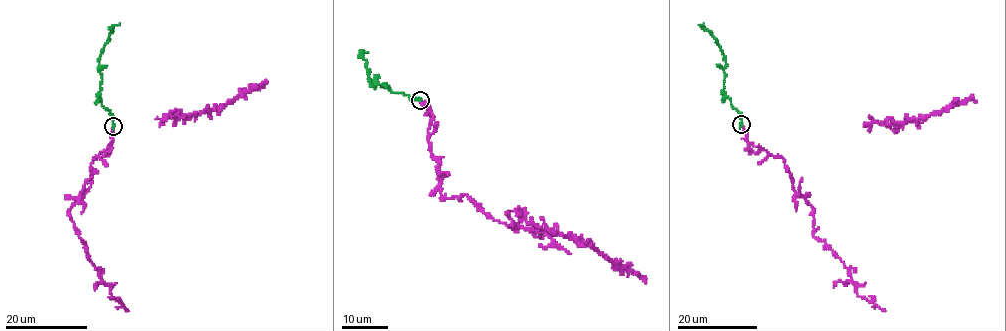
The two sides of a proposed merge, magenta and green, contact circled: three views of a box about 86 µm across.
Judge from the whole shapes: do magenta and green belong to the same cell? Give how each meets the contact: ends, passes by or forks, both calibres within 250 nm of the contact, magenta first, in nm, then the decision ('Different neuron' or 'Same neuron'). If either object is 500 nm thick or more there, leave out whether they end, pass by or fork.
At the ring magenta ends. At the ring green ends. Thickness 180 nm (magenta) against 240 nm. Same neuron

